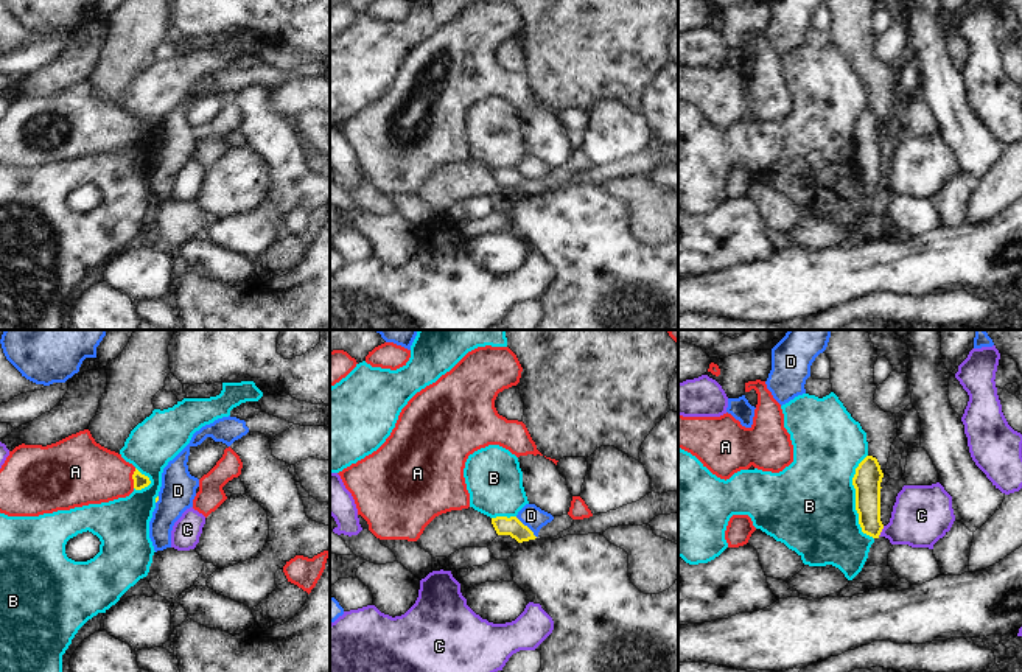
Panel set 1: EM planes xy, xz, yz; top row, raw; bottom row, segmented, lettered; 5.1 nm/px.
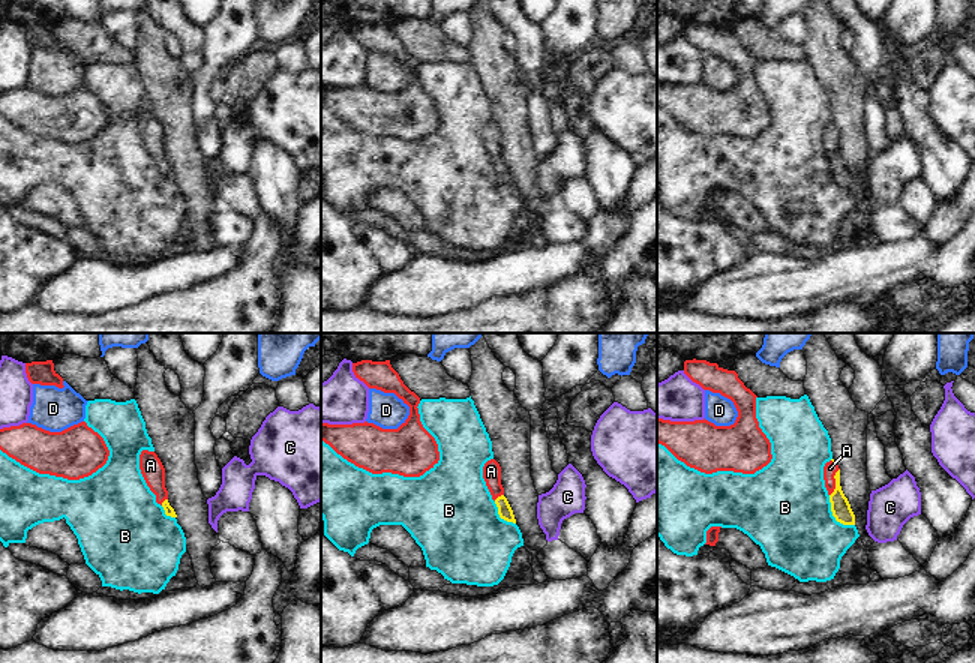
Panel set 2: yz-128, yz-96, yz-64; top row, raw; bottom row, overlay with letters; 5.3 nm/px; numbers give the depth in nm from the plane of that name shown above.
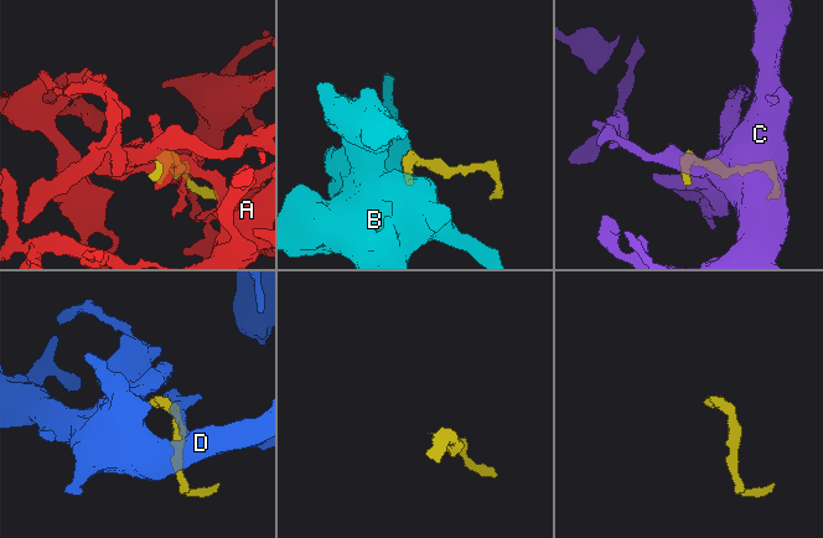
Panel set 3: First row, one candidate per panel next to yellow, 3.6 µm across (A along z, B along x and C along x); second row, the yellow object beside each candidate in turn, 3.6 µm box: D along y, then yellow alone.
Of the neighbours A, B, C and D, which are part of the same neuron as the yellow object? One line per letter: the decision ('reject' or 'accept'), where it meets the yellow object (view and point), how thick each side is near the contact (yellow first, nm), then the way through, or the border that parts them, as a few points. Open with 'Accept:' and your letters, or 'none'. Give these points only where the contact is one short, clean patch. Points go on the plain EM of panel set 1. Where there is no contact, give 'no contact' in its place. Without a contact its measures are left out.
Accept: A
A: accept; meets yellow in xy at (132, 129); 80 nm thick on the yellow side, 320 nm on the other; runs through xy (140, 132), (132, 129), (84, 125)
B: reject; meets yellow in yz at (856, 150); 140 nm thick on the yellow side, 460 nm on the other
C: reject; meets yellow in yz at (881, 182); 130 nm thick on the yellow side, 300 nm on the other
D: reject; meets yellow in xz at (526, 178); 100 nm thick on the yellow side, 120 nm on the other; border along xz (515, 168), (535, 188)

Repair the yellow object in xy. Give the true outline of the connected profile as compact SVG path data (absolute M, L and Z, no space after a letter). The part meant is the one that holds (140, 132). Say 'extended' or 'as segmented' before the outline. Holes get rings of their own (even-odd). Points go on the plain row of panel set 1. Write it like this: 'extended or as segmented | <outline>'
extended | M84 81L47 98L22 95L9 103L0 120L0 165L39 168L126 149L149 135L148 128L121 106L96 95L90 82Z

